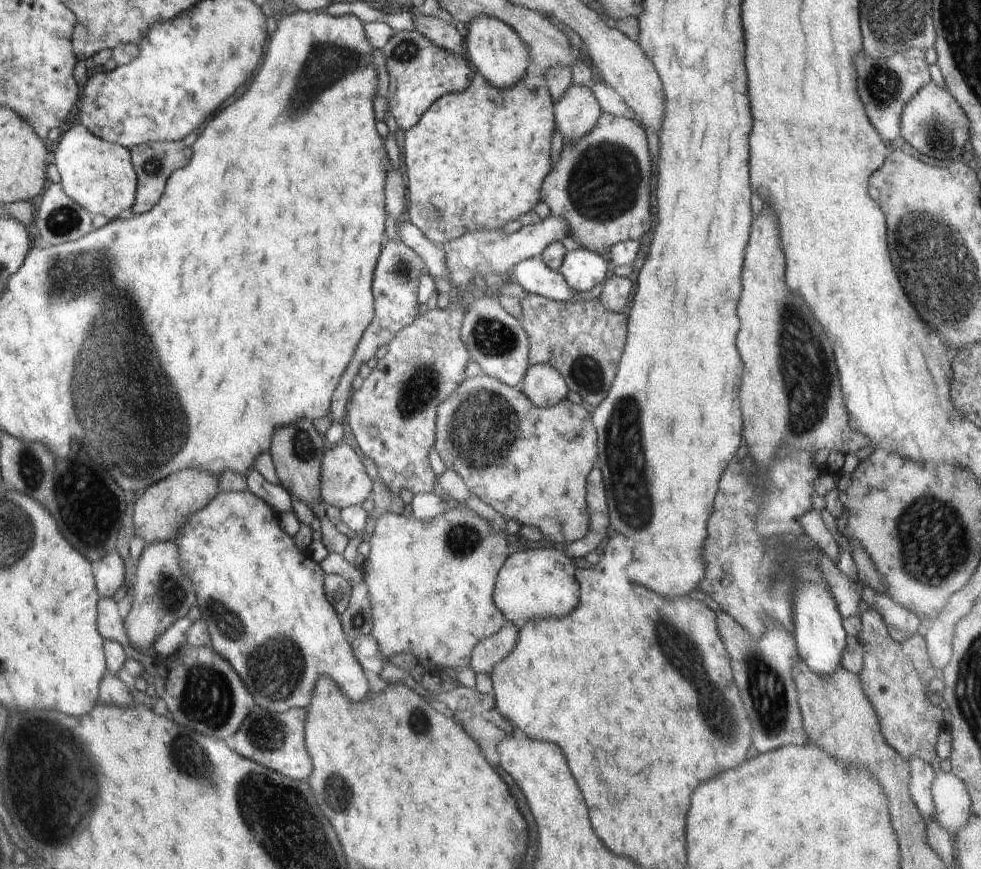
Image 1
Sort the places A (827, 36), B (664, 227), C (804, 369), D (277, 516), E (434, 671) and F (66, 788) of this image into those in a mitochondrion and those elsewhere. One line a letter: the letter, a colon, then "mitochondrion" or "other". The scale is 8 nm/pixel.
A: other
B: other
C: mitochondrion
D: other
E: other
F: other

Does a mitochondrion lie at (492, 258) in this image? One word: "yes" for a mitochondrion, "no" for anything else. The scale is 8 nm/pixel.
no

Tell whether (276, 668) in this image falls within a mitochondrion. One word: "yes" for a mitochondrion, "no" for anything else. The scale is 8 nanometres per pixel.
yes

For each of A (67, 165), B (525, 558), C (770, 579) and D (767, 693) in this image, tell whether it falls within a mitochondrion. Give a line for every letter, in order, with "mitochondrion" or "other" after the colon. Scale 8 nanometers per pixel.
A: other
B: other
C: mitochondrion
D: mitochondrion

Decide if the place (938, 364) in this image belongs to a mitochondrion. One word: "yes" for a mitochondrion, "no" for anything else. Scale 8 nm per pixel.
no

